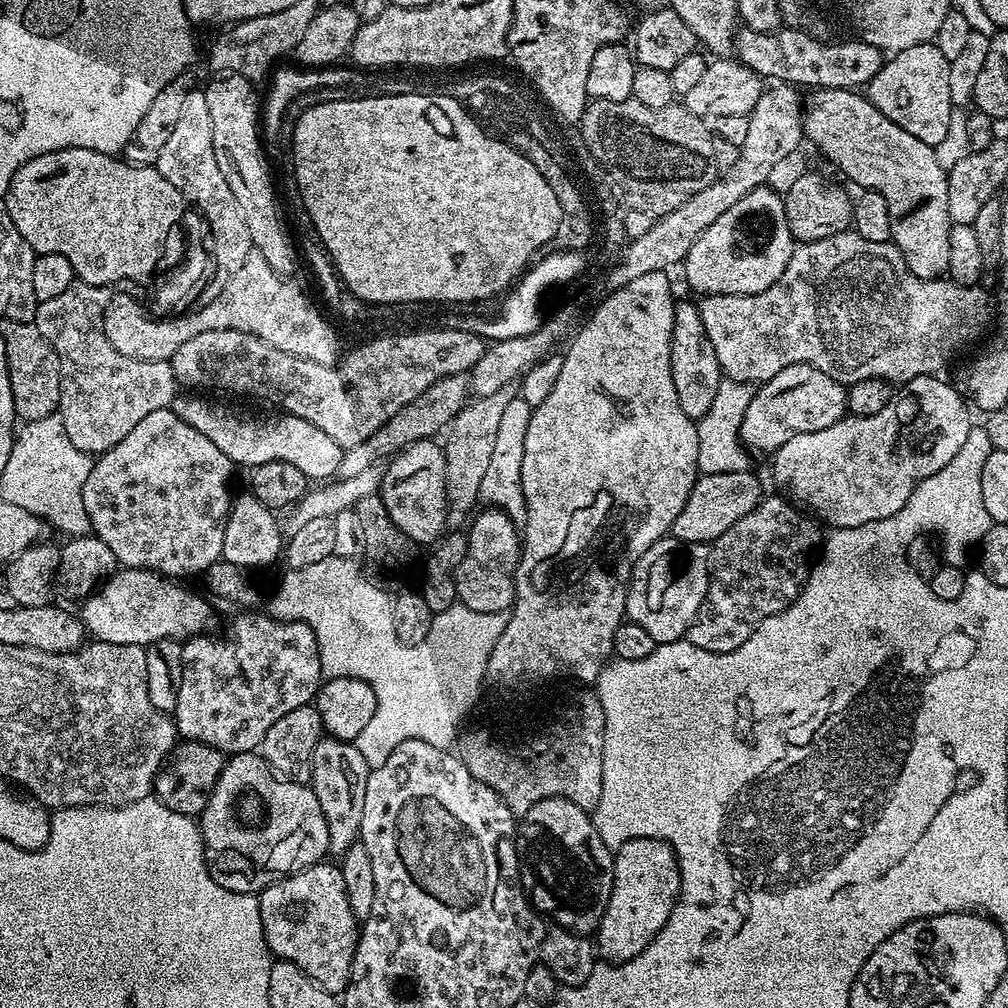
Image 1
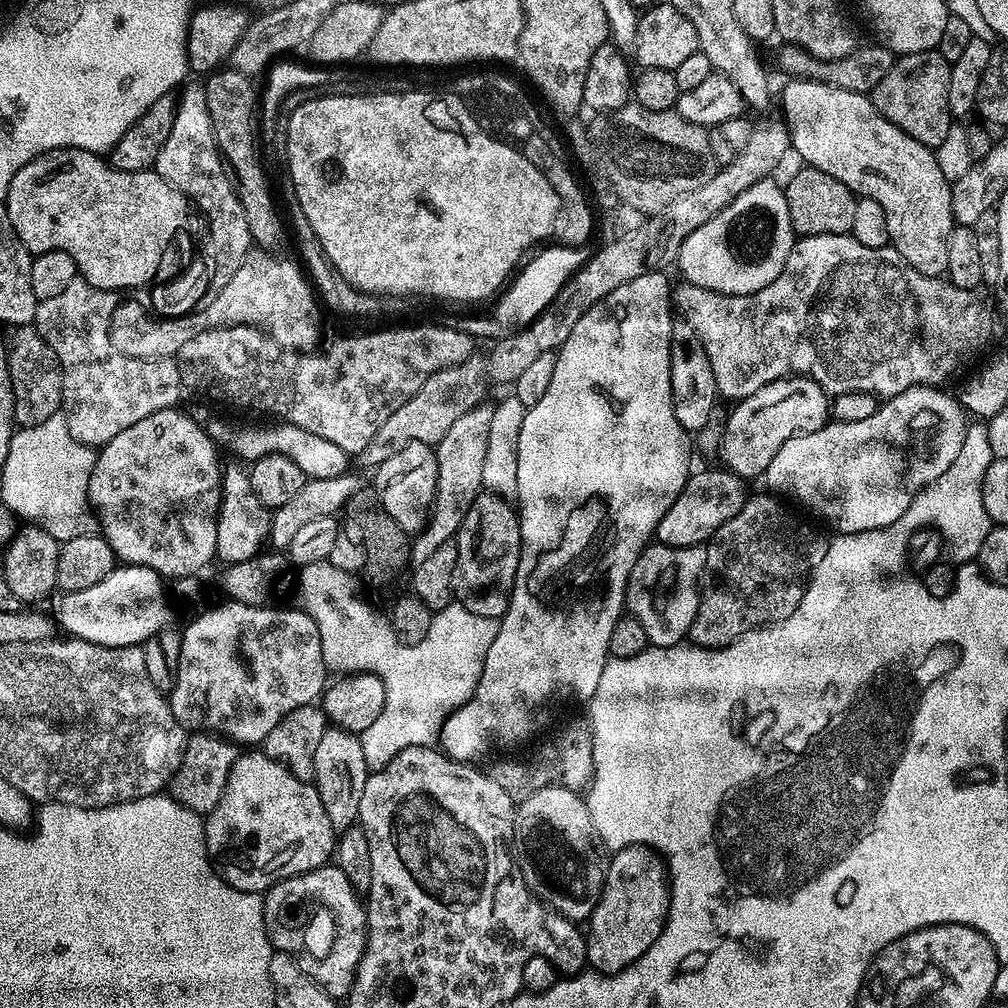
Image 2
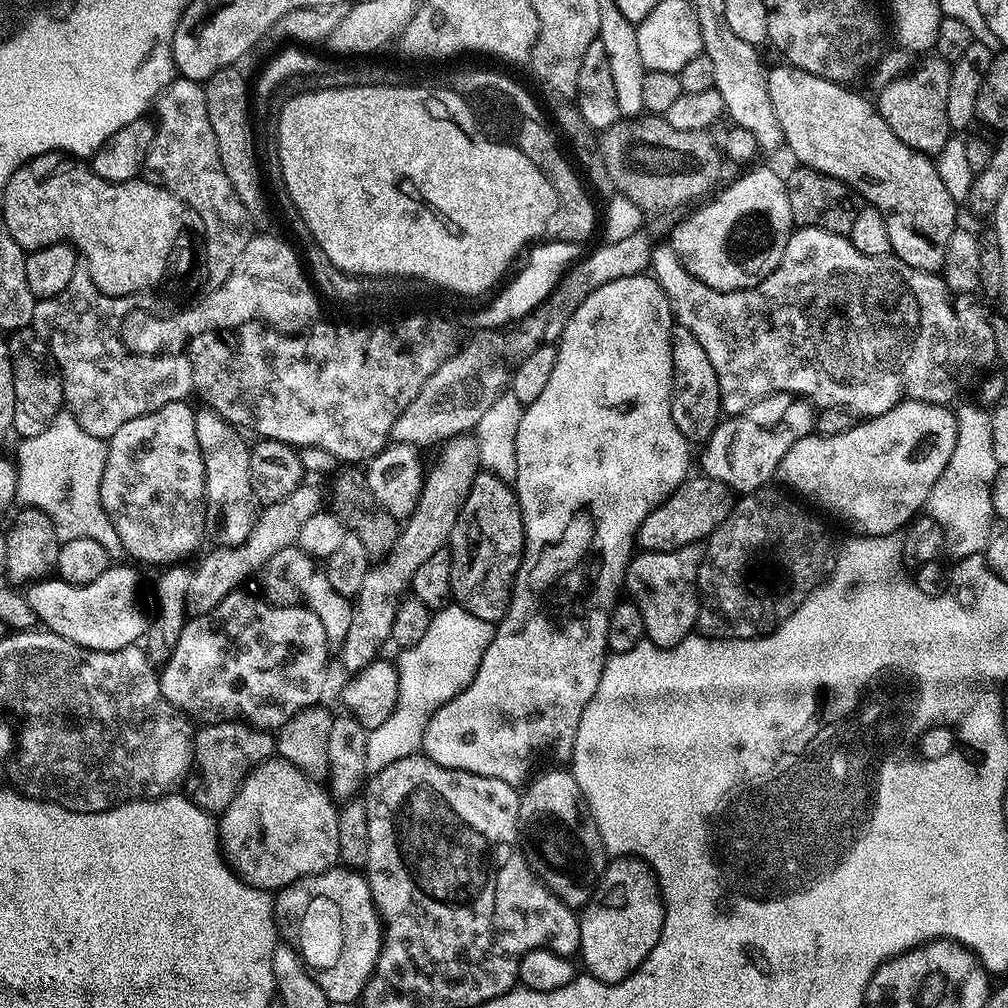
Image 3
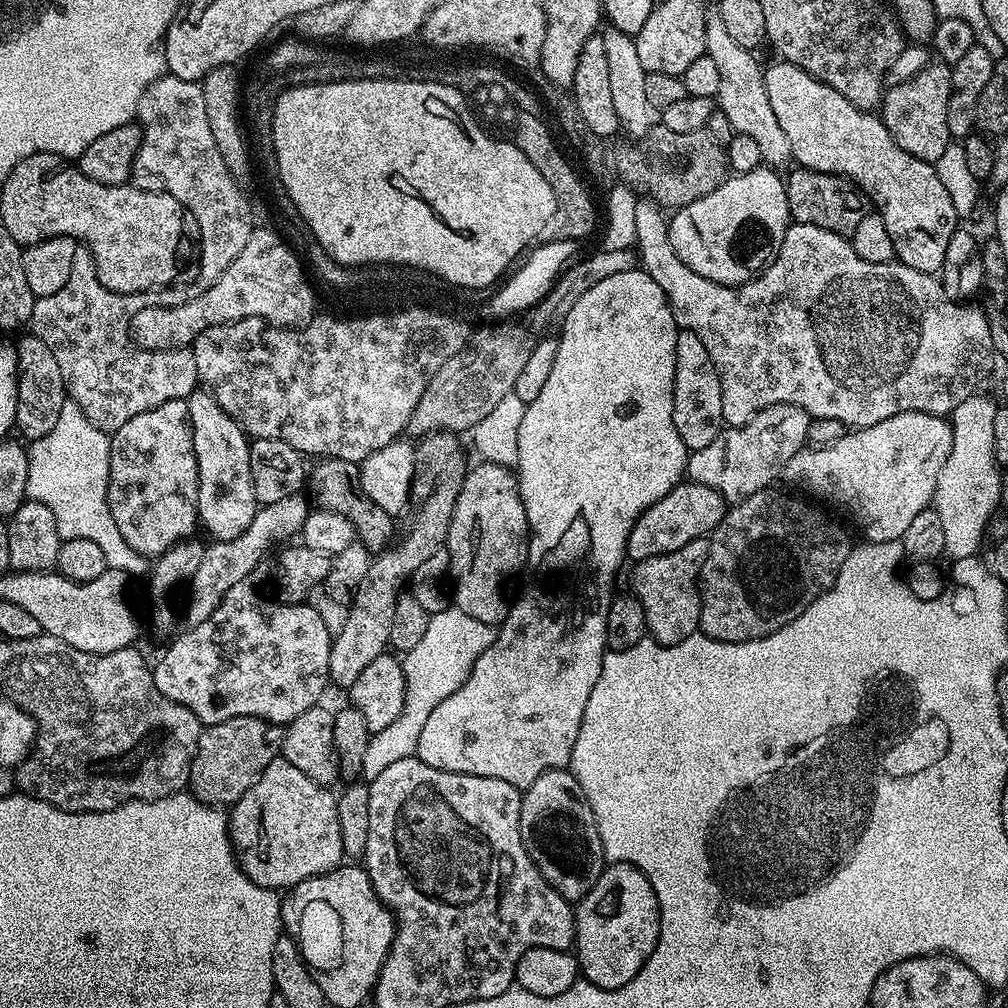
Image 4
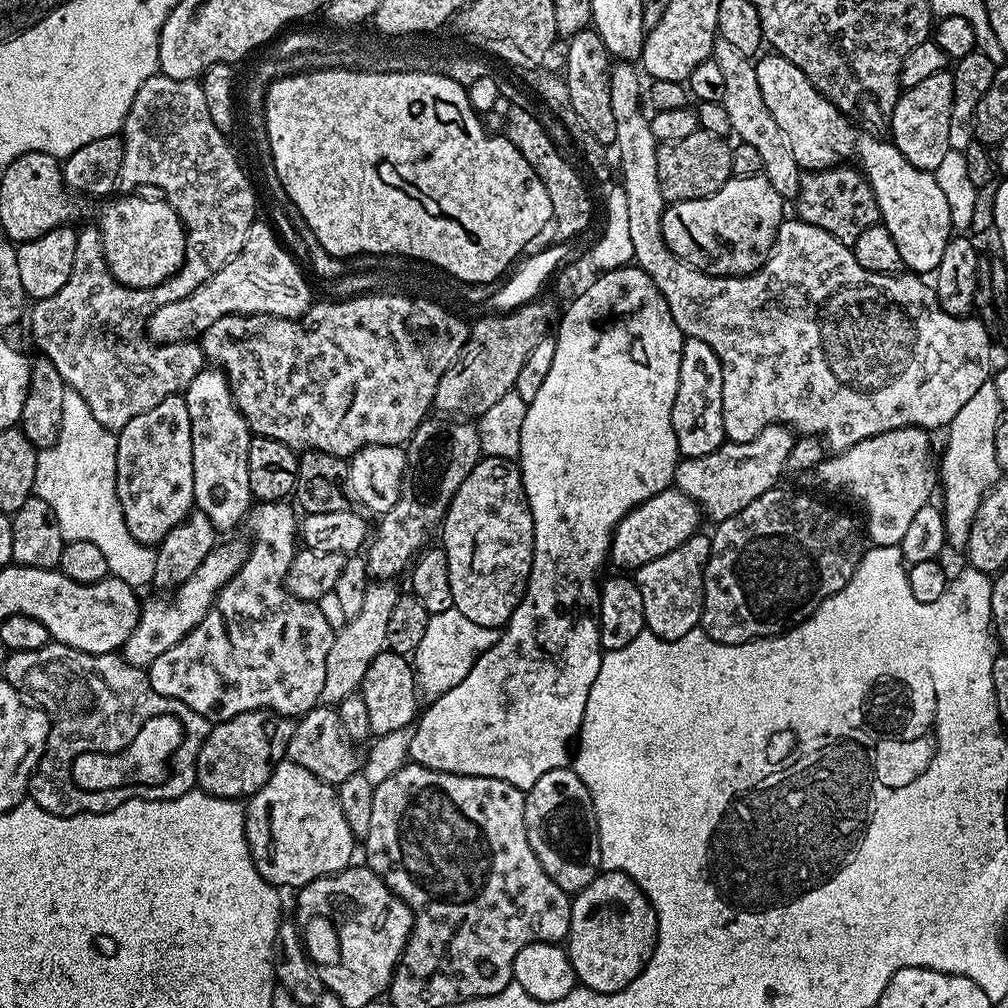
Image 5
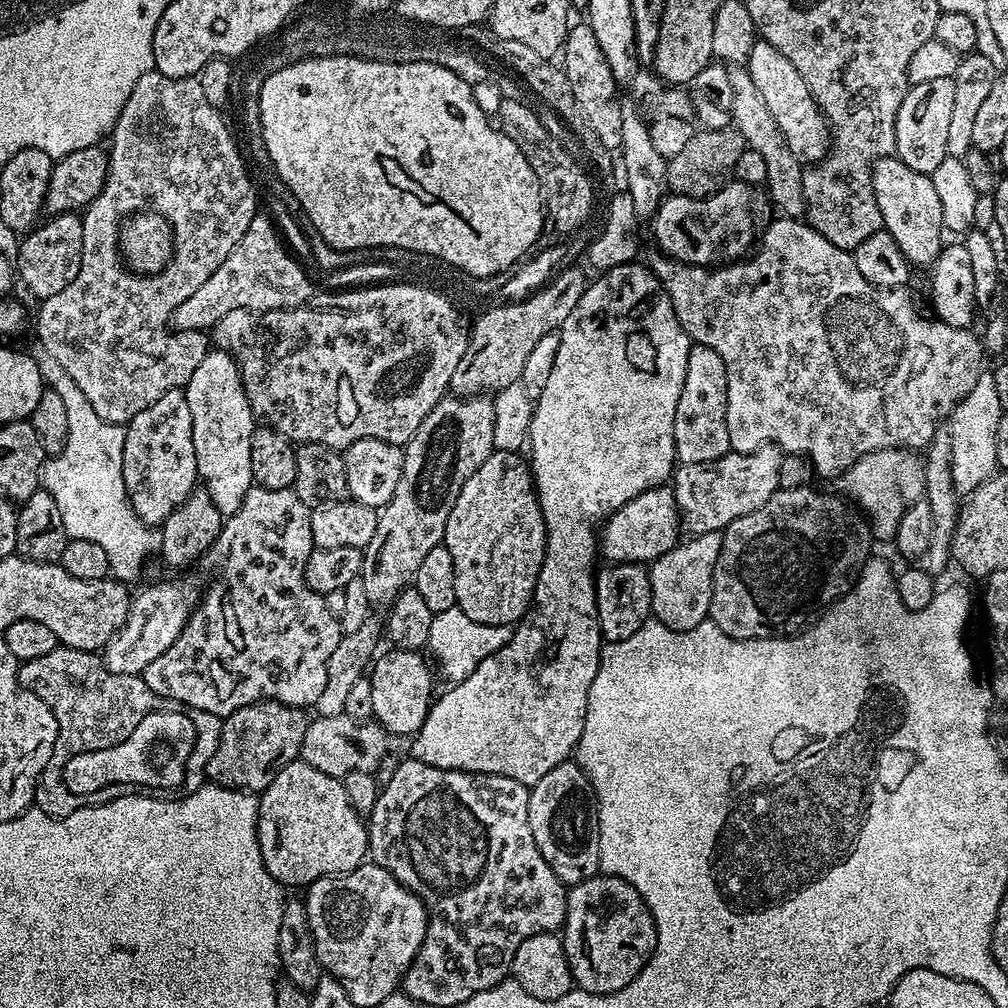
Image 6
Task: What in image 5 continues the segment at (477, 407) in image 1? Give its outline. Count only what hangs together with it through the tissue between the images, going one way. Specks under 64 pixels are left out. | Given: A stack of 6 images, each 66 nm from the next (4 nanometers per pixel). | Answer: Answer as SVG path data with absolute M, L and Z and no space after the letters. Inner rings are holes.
M373 579L362 594L362 610L333 635L330 654L326 654L326 682L320 695L325 705L339 706L342 698L350 698L350 694L359 692L362 678L366 678L366 670L370 670L370 662L385 651L388 642L386 626L390 623L394 602L402 595L401 589L394 585L392 580Z

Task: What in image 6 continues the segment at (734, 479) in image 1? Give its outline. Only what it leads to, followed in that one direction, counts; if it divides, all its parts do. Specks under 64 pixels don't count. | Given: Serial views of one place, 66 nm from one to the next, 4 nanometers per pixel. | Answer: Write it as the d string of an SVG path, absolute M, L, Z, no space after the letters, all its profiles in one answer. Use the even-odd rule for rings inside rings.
M661 486L638 494L638 498L630 498L630 502L623 504L617 512L612 513L607 520L603 521L598 532L598 552L603 559L604 556L608 559L605 561L609 565L643 564L648 566L653 560L662 558L662 554L666 554L671 548L676 547L681 536L682 520L678 515L675 491L671 487Z

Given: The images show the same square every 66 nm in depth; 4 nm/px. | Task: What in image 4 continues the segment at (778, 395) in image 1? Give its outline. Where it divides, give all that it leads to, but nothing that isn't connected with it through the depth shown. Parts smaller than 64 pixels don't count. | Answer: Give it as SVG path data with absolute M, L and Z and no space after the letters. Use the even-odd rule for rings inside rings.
M775 404L764 408L757 416L747 420L741 428L725 427L718 434L718 438L710 442L710 446L692 452L686 465L687 479L693 484L717 488L728 502L744 500L750 494L763 492L771 485L768 483L776 475L779 477L783 473L785 464L793 454L805 447L807 440L804 439L808 436L808 423L810 423L808 413L803 412L798 404Z

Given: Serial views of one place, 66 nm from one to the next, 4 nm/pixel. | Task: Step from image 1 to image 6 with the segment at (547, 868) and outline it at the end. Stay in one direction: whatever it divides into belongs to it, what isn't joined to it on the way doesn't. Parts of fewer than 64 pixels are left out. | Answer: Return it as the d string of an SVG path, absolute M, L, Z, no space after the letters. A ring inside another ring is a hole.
M579 763L554 766L546 778L531 785L528 794L530 834L546 858L550 870L566 885L581 884L600 872L598 838L600 824L596 821L596 801L592 784Z

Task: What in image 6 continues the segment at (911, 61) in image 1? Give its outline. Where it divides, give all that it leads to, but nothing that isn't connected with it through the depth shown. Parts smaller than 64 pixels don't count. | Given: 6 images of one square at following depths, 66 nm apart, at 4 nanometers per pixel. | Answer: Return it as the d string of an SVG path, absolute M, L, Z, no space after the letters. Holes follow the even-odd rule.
M937 78L934 82L911 85L898 108L895 155L910 170L932 173L948 157L946 141L950 127L950 113L954 106L952 78Z

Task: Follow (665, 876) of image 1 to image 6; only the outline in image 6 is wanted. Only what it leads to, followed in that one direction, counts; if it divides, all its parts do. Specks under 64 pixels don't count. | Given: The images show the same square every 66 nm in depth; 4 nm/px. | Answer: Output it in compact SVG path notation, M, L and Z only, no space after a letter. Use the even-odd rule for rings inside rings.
M597 874L581 884L568 888L568 905L562 929L564 953L572 968L575 987L581 992L593 992L596 996L608 996L622 990L638 978L646 962L656 949L656 923L648 905L640 896L639 888L630 886L617 876Z

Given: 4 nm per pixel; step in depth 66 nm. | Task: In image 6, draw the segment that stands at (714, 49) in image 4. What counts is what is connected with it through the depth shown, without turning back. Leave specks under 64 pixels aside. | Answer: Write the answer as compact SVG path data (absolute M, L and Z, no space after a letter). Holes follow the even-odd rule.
M729 67L730 83L734 86L734 102L730 109L730 120L737 132L742 134L747 147L758 150L766 161L768 196L781 208L783 215L788 218L800 218L805 215L806 203L802 190L802 174L804 168L800 160L794 158L790 146L786 146L786 138L782 130L778 130L778 122L774 122L774 114L766 106L762 94L758 94L758 86L754 86L754 78L750 78L747 67Z

